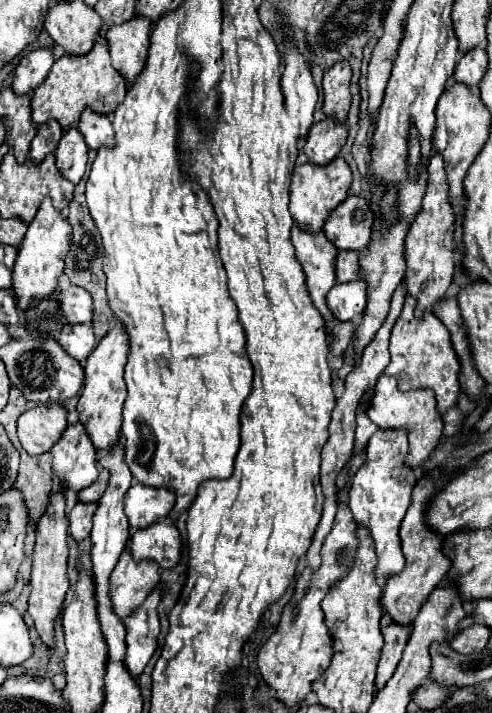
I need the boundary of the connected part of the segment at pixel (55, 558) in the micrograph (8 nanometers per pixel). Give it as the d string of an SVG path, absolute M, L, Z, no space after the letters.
M51 492L49 494L49 508L45 510L45 516L41 516L37 524L37 540L31 556L31 594L29 594L29 608L27 608L27 618L29 624L33 626L35 634L49 646L55 642L55 622L63 610L65 596L69 590L69 576L67 576L67 528L69 522L65 518L65 494L61 492Z

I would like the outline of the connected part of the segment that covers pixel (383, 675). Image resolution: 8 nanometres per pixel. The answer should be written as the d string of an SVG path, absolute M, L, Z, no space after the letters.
M389 624L387 628L383 628L383 638L385 638L385 644L383 644L383 650L381 650L381 660L379 660L379 668L377 668L377 678L375 678L375 684L379 688L383 688L387 684L387 680L395 674L395 668L401 660L401 654L403 654L403 648L409 640L409 634L411 634L413 626L405 626L405 624Z

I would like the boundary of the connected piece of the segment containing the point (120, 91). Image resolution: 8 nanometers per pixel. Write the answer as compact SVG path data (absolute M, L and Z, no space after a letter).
M97 42L93 50L87 54L83 56L65 54L53 64L45 82L37 86L31 98L31 106L33 106L31 118L35 124L43 124L55 118L63 126L63 130L67 130L79 120L85 106L91 106L95 112L101 114L111 114L117 108L117 104L123 100L125 92L127 92L127 80L121 74L117 74L115 68L111 66L111 56L107 46Z

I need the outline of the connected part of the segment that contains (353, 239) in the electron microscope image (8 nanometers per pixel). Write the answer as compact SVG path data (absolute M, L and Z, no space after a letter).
M347 196L327 218L325 236L339 250L365 250L373 230L373 210L361 196Z

